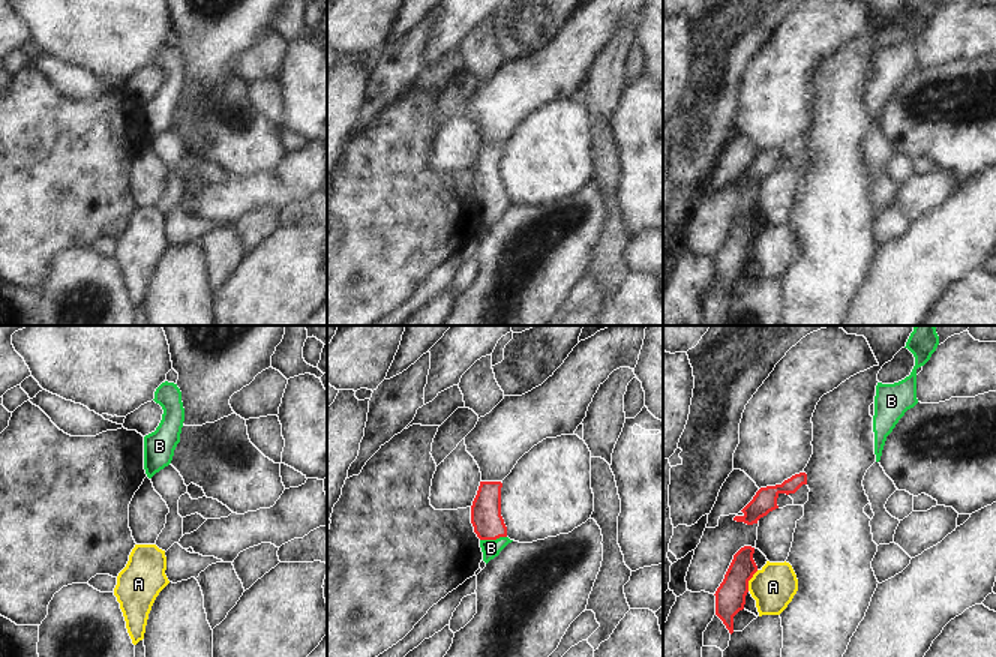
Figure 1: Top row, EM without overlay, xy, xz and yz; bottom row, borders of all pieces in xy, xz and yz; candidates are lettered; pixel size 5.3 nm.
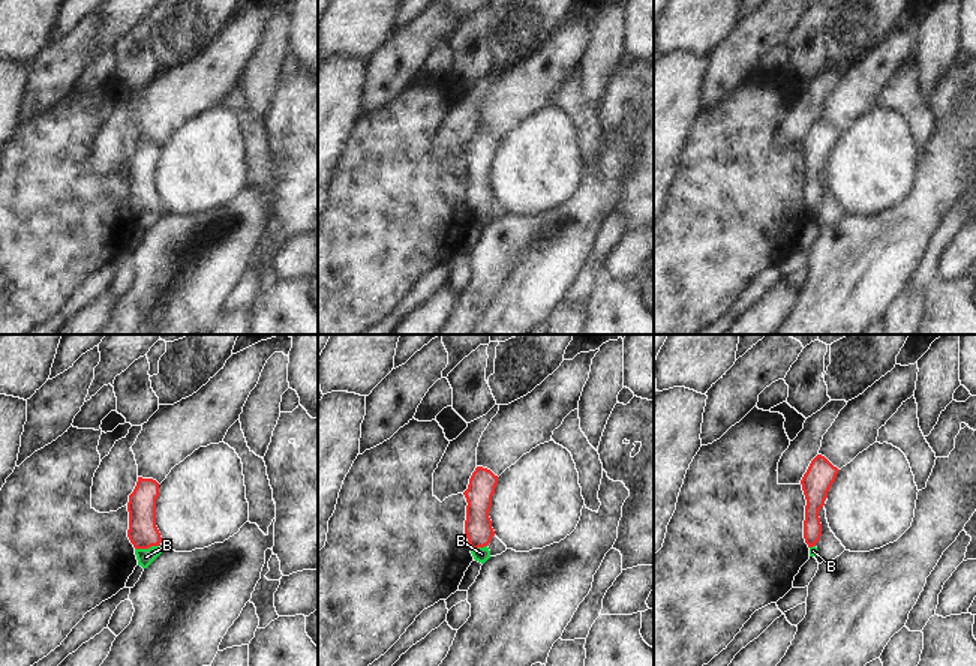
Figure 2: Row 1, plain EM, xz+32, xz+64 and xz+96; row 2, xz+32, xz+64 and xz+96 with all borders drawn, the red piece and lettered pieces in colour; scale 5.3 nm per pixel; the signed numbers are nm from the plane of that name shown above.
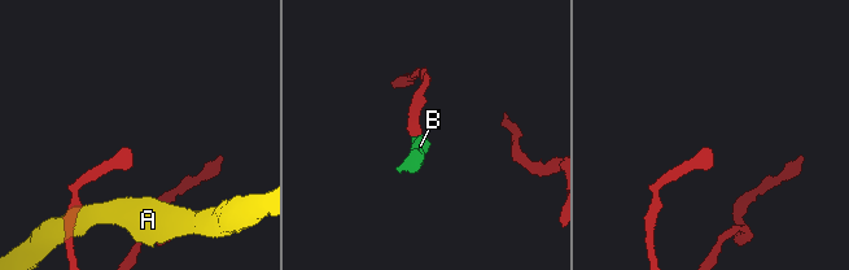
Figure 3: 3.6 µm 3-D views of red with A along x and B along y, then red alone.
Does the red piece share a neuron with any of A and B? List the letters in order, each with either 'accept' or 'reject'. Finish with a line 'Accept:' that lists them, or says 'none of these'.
A: reject
B: accept
Accept: B

